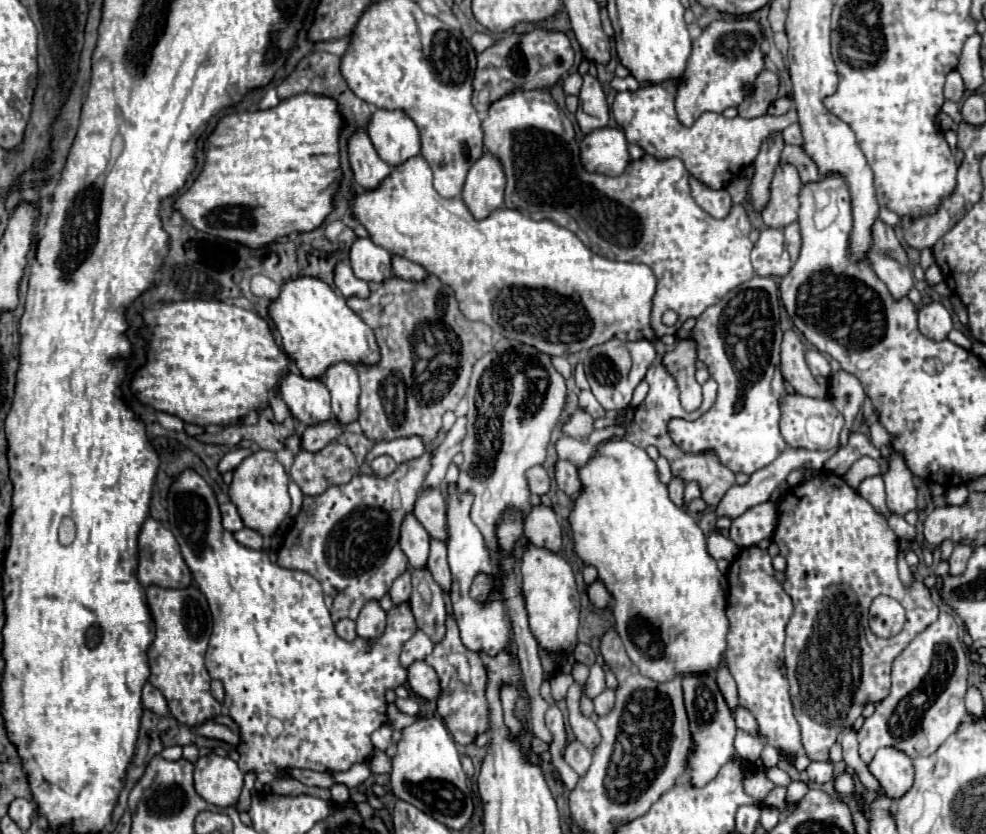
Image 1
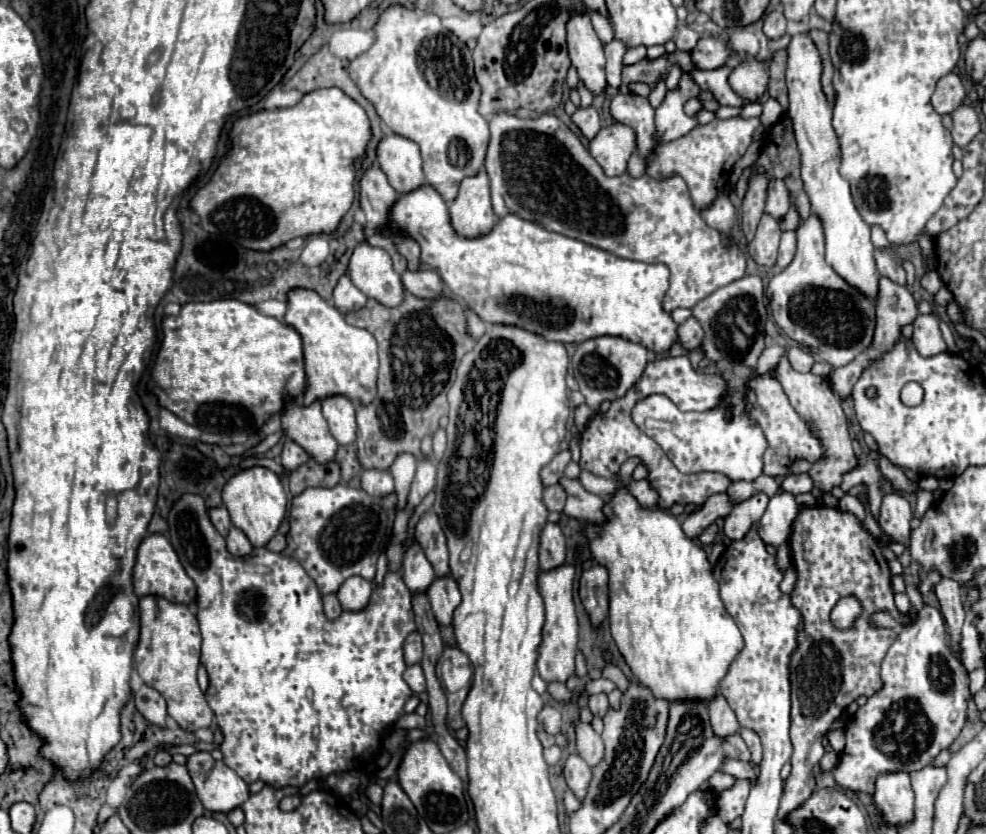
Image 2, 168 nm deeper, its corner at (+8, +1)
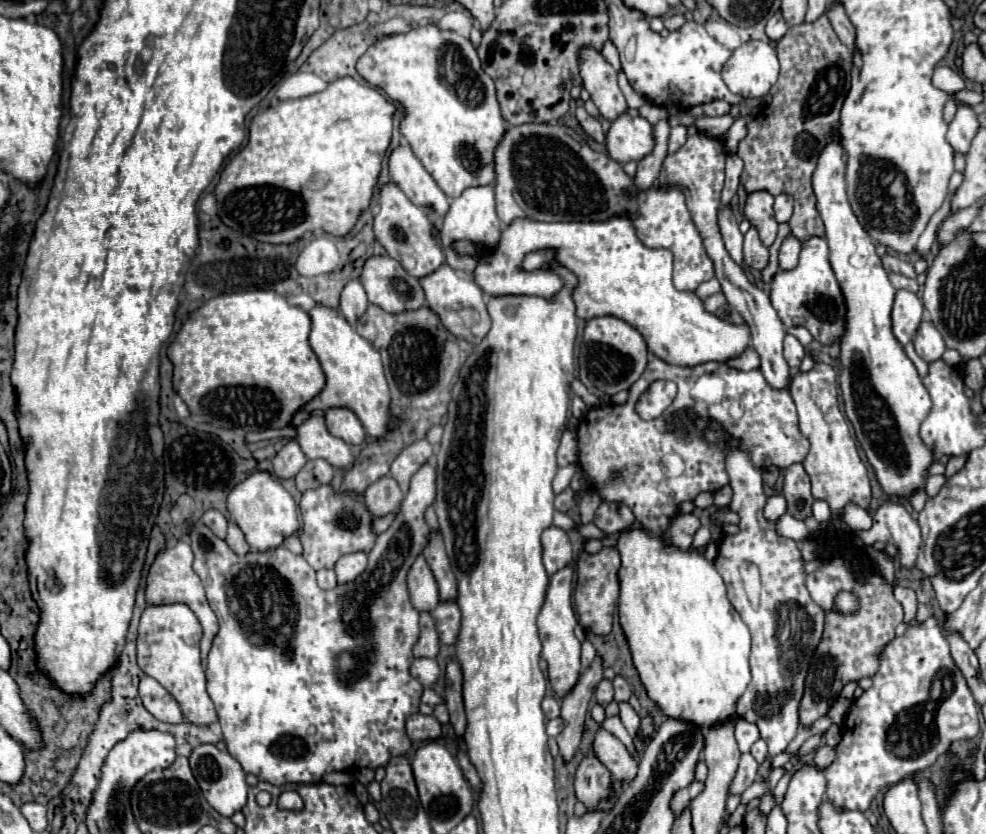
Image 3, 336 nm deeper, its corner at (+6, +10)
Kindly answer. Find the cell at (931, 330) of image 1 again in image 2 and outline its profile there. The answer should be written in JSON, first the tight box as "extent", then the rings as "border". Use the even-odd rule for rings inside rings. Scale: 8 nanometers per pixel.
{"extent":[913,313,947,357],"border":[[[935,313],[917,315],[913,323],[913,343],[919,349],[919,353],[923,353],[923,357],[931,357],[947,349]]]}

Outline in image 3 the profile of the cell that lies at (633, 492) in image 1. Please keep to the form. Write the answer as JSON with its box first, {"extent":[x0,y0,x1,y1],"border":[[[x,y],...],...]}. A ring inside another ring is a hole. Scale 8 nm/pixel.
{"extent":[617,530,751,728],"border":[[[645,530],[621,532],[617,550],[621,554],[619,622],[627,636],[633,664],[649,698],[667,718],[685,720],[701,728],[735,720],[737,700],[743,696],[751,680],[751,634],[741,616],[731,606],[721,574],[709,560],[705,560],[699,550],[679,550],[665,546],[661,536],[651,536]]]}

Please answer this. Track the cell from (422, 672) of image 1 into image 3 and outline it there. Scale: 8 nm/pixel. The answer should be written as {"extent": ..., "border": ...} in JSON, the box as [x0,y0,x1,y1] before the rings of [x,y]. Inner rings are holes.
{"extent":[411,658,439,686],"border":[[[417,658],[411,664],[411,674],[423,684],[423,686],[431,686],[437,682],[439,678],[439,664],[433,658]]]}

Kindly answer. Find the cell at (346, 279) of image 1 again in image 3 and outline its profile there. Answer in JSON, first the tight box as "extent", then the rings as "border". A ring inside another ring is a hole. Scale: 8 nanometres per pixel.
{"extent":[341,280,369,326],"border":[[[351,280],[351,282],[343,288],[343,292],[341,292],[341,312],[343,312],[345,320],[347,320],[351,326],[355,326],[357,318],[359,318],[361,314],[365,314],[367,304],[369,304],[369,302],[367,302],[367,294],[365,294],[361,282],[359,282],[359,280]]]}

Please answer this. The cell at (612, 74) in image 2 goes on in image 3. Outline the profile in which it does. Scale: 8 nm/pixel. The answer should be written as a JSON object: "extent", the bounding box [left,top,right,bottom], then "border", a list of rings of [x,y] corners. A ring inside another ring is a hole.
{"extent":[619,72,645,108],"border":[[[619,72],[619,86],[621,86],[623,94],[625,94],[625,100],[627,100],[629,108],[639,108],[639,106],[643,106],[643,104],[645,104],[645,98],[643,98],[641,94],[633,92],[633,88],[629,86],[629,82],[627,82],[627,78],[625,78],[625,74],[623,74],[623,72]]]}

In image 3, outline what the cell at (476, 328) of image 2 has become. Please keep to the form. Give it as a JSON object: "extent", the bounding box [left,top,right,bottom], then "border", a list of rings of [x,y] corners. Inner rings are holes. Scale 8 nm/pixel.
{"extent":[421,264,491,346],"border":[[[443,264],[437,272],[421,278],[421,284],[425,288],[425,296],[427,296],[427,304],[429,308],[439,316],[441,324],[459,340],[467,340],[473,346],[481,344],[481,340],[485,338],[485,334],[489,332],[491,326],[491,318],[487,312],[487,302],[485,296],[481,298],[483,290],[475,284],[473,278],[457,274],[451,266]]]}

